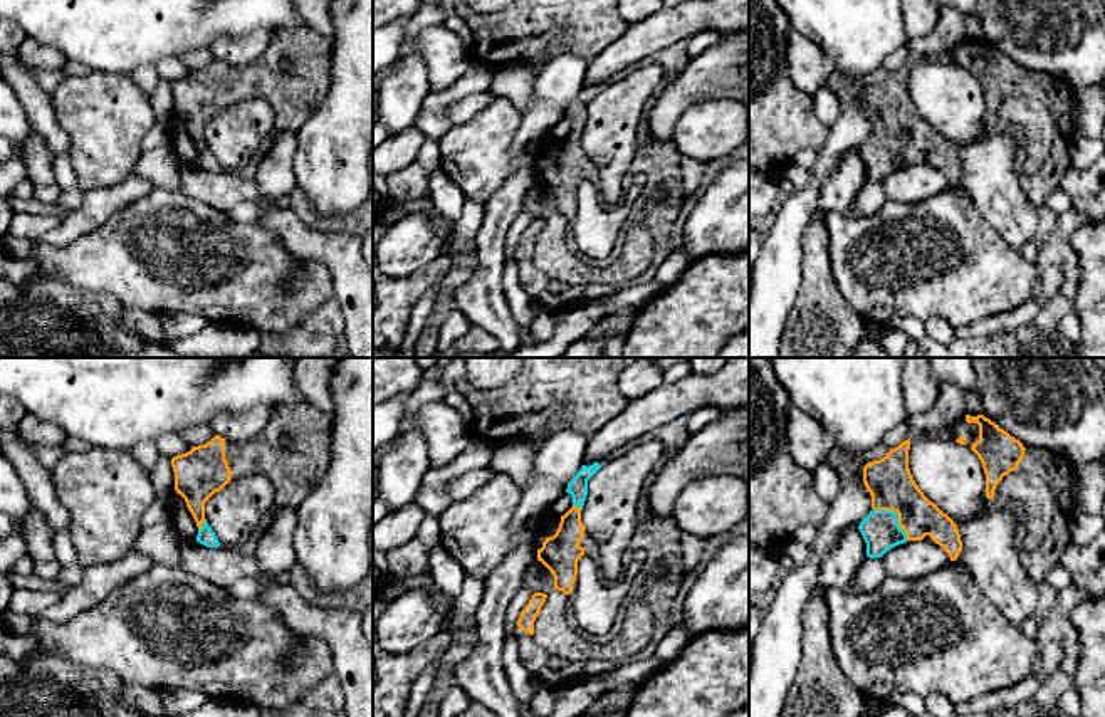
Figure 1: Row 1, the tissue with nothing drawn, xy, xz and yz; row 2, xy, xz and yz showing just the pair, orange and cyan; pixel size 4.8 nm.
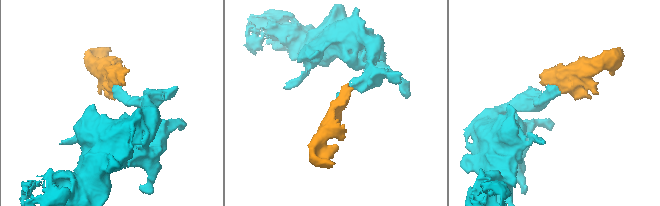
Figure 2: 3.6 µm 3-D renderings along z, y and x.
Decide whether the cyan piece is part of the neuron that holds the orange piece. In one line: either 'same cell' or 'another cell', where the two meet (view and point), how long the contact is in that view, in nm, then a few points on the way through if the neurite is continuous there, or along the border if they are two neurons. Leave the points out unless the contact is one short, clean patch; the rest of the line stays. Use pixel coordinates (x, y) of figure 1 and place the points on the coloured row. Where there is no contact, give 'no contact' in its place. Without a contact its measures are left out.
same cell; contact yz (897, 514); length 220 nm; way yz (889, 481), (897, 501), (897, 514), (880, 529)

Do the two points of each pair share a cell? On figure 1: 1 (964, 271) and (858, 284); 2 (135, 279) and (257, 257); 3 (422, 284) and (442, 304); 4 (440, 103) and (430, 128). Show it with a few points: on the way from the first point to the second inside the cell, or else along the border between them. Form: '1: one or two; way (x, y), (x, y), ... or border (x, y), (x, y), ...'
1: one; way (937, 271), (885, 271)
2: one; way (165, 281), (188, 281), (200, 291), (229, 284)
3: two; border (450, 256), (450, 266), (442, 279)
4: one; way (435, 109), (434, 121)

